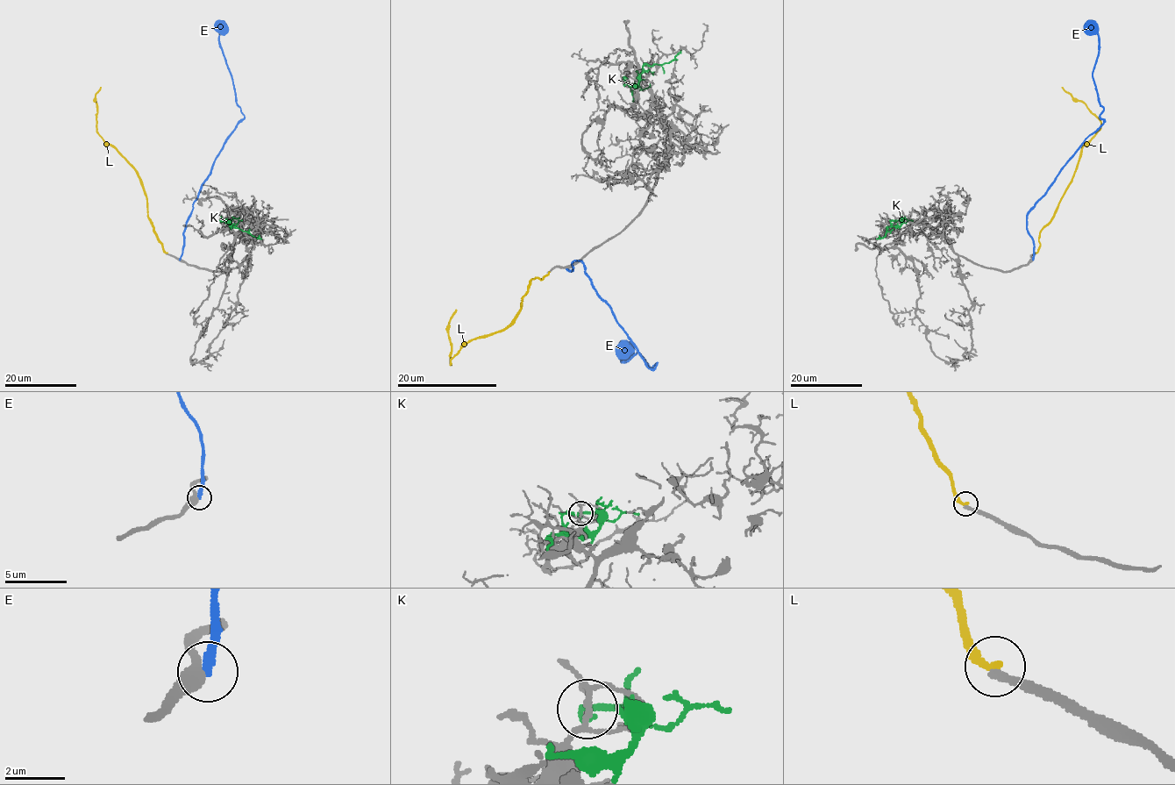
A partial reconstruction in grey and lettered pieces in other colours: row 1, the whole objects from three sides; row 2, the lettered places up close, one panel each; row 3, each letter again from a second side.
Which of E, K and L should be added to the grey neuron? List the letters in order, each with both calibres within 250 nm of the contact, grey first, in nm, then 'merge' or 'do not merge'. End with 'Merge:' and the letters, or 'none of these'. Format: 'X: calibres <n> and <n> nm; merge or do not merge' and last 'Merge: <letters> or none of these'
E: calibres 420 and 240 nm; do not merge
K: calibres 170 and 260 nm; do not merge
L: calibres 240 and 260 nm; do not merge
Merge: none of these

